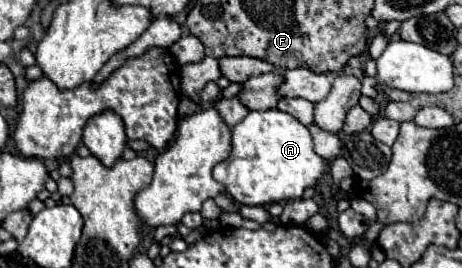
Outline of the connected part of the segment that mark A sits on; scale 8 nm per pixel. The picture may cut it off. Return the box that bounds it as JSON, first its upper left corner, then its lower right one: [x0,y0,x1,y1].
[212,108,324,206]

